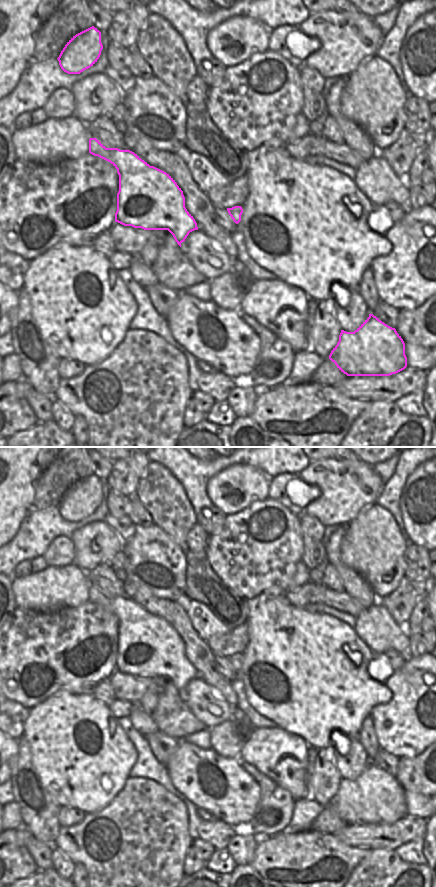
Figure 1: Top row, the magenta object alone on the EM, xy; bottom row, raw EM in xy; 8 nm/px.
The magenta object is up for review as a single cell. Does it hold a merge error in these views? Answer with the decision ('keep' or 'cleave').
keep

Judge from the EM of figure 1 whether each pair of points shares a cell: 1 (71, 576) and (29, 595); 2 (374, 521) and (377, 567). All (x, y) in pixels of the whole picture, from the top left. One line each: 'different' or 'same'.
1: same
2: same

